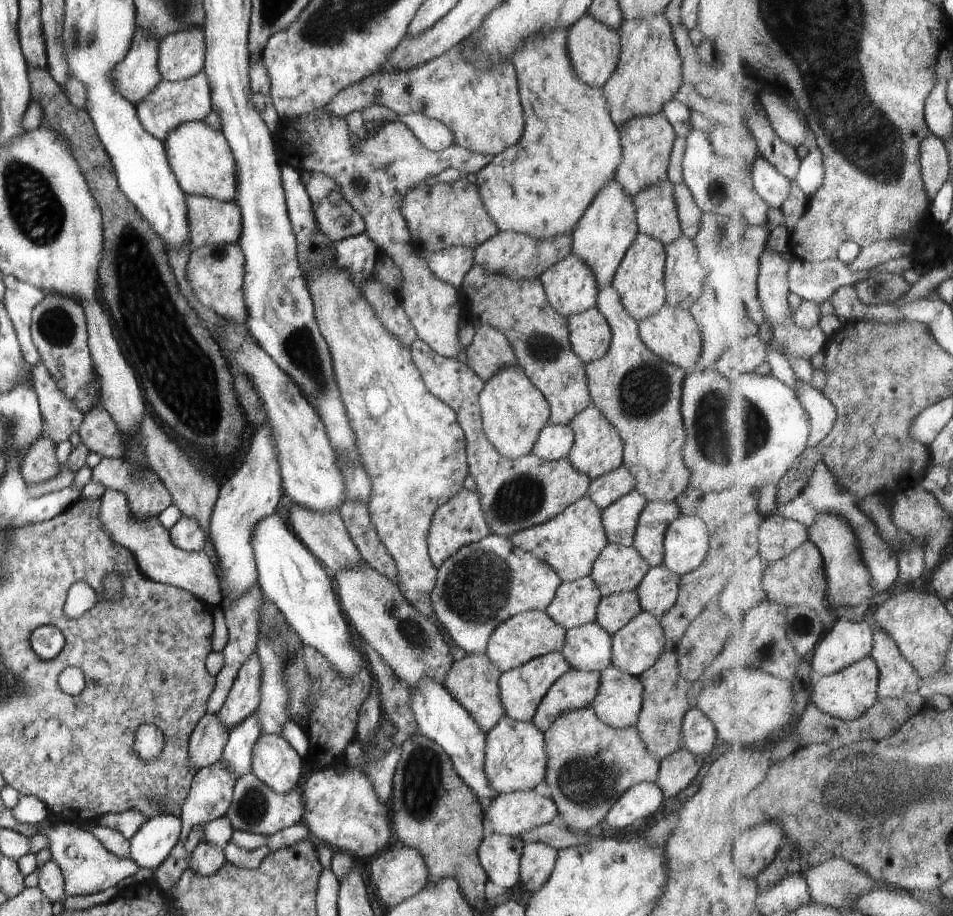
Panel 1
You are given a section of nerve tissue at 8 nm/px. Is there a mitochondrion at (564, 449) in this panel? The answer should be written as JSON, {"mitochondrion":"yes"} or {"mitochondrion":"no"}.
{"mitochondrion":"no"}

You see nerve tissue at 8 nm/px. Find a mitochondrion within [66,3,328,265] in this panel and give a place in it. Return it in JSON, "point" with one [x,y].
{"point":[75,33]}

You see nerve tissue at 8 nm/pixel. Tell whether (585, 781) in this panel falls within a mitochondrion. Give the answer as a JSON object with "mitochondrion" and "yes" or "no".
{"mitochondrion":"yes"}

